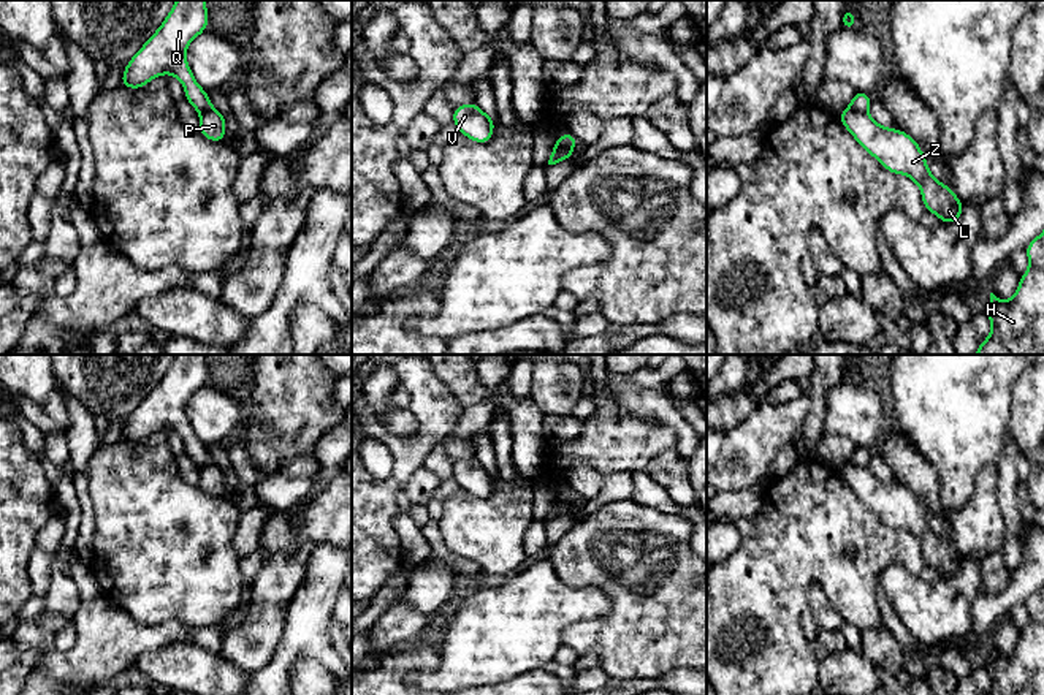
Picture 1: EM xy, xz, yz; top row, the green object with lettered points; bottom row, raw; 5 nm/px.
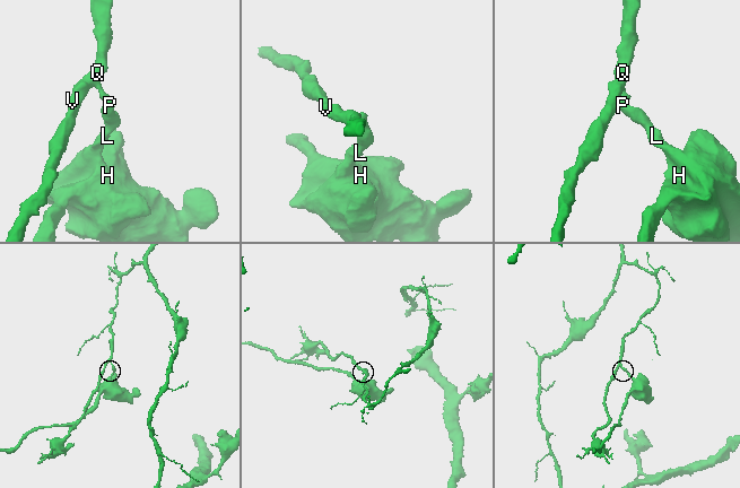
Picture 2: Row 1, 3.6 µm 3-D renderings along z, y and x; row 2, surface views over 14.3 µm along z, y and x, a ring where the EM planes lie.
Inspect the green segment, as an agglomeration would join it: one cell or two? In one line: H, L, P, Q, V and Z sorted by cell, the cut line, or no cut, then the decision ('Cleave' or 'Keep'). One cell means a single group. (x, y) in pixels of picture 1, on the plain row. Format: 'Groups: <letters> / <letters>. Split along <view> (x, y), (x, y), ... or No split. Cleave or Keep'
Groups: H L P Z / Q V. Split along yz (849, 461), (865, 467). Cleave

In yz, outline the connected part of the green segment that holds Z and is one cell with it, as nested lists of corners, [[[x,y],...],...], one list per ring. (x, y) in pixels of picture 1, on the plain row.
[[[851,461],[841,465],[838,473],[884,524],[905,529],[920,541],[927,565],[936,568],[944,579],[960,573],[963,557],[949,540],[939,538],[930,529],[925,510],[914,492],[897,483],[884,483],[867,467],[854,465]]]

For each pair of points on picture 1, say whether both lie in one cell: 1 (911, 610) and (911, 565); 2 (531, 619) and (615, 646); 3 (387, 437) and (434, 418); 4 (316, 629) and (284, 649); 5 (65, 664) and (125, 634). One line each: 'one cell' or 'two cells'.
1: two cells
2: two cells
3: one cell
4: one cell
5: one cell

